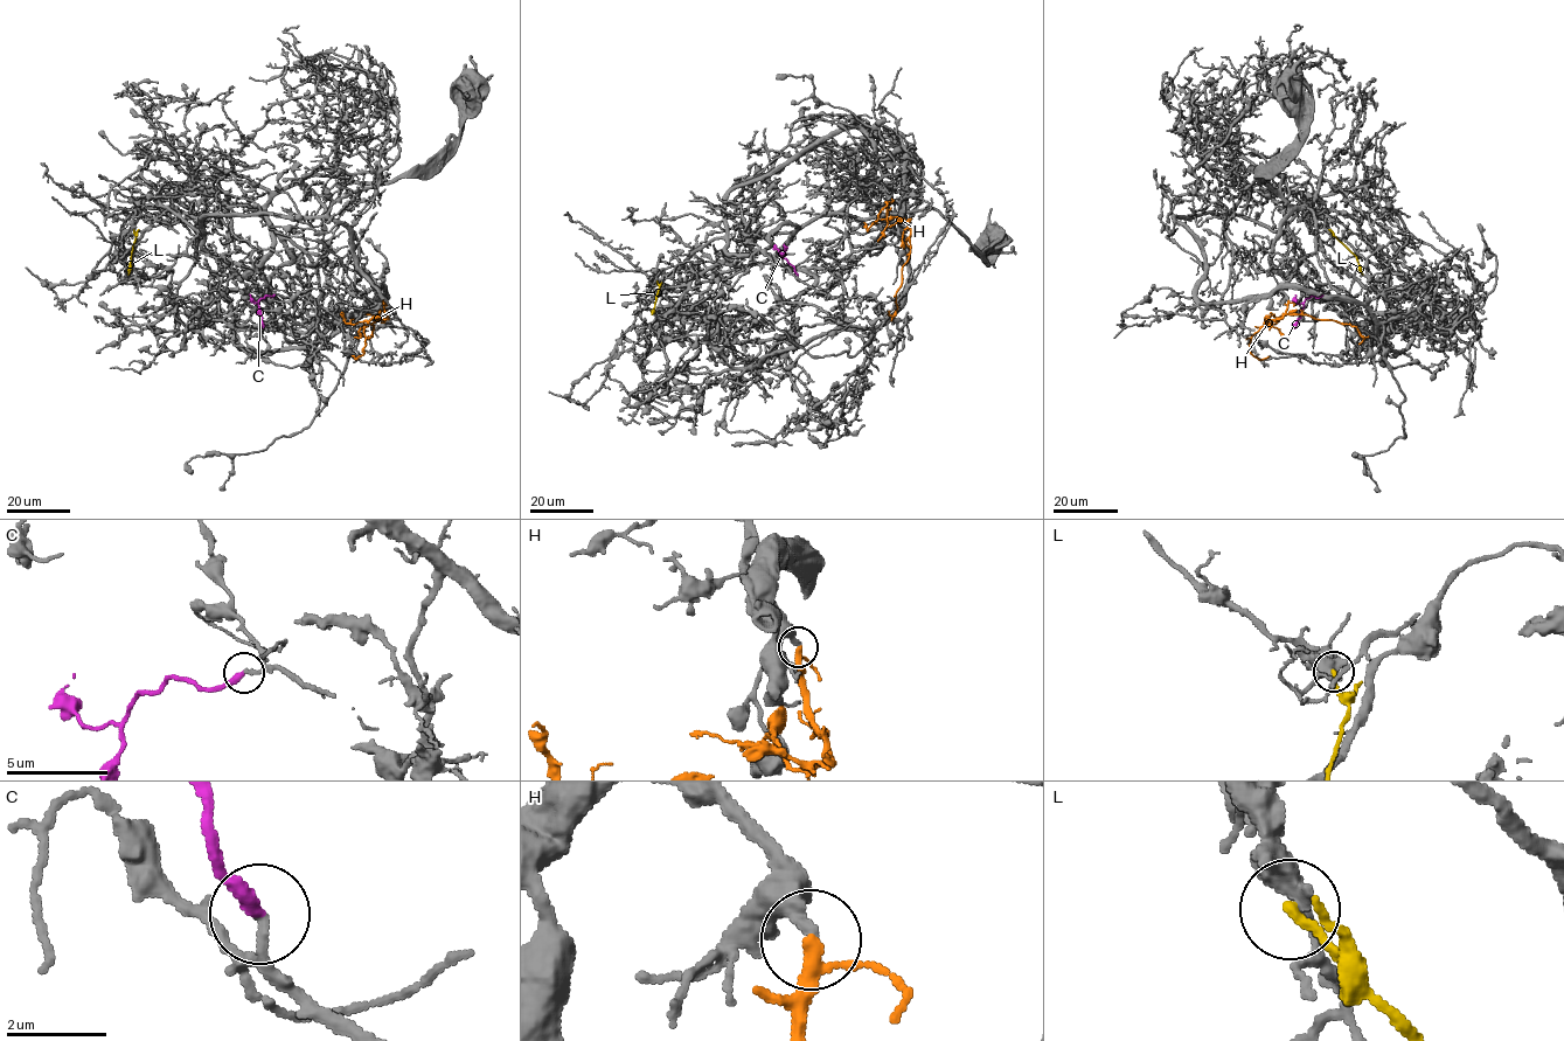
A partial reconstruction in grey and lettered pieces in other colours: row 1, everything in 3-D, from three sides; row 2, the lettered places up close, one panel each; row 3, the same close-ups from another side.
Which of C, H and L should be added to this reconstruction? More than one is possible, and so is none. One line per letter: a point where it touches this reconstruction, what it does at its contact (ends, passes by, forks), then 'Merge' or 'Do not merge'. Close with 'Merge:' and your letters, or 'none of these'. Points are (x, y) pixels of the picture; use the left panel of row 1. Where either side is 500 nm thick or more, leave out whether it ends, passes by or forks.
C: Touches grey at (275, 295). It ends there. Merge
H: Touches grey at (383, 300). It passes by. Merge
L: Touches grey at (133, 230). It ends there. Do not merge
Merge: C, H

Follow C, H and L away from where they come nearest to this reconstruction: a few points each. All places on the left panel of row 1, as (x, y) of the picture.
C: (275, 295), (258, 302), (263, 327)
H: (383, 300), (387, 318), (363, 321), (363, 352), (356, 359), (352, 356)
L: (134, 230), (129, 275)

